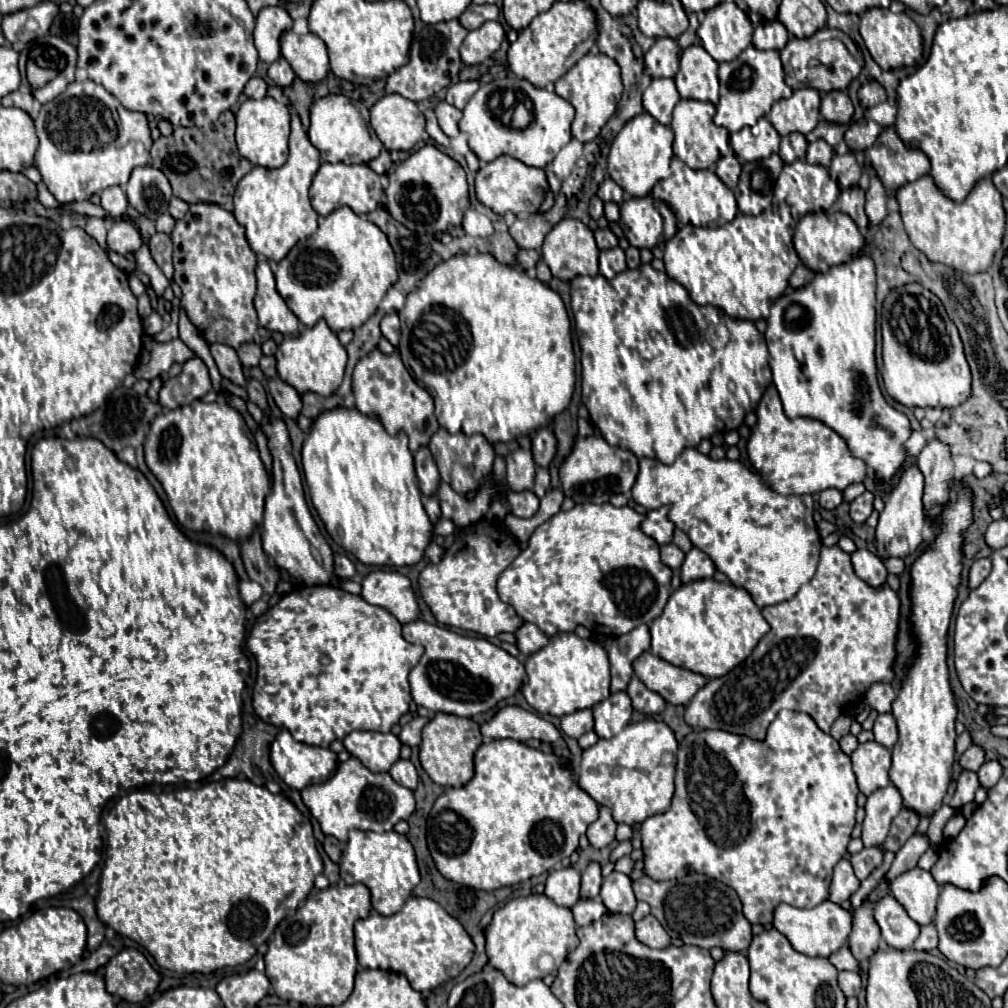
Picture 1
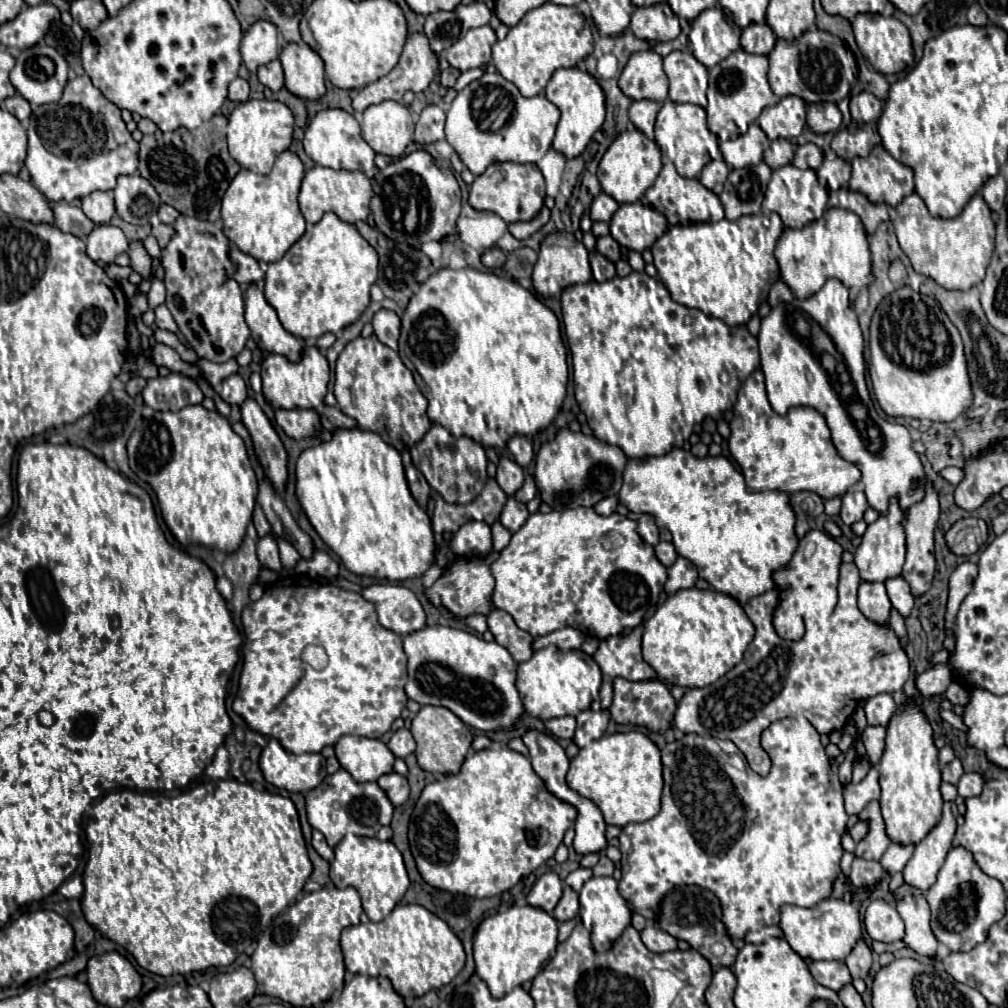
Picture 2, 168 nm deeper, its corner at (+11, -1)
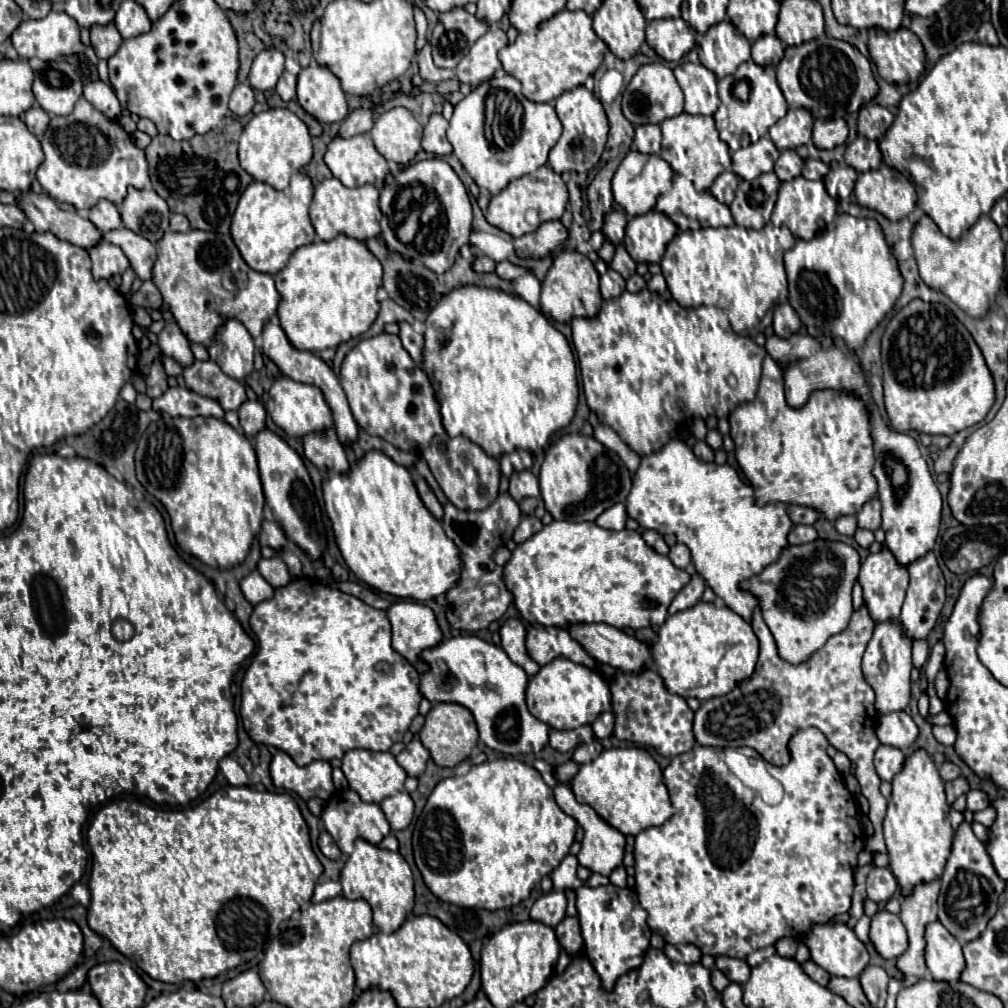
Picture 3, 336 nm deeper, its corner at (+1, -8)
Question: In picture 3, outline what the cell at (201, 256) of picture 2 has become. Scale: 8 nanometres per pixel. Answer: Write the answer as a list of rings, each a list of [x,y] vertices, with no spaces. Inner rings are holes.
[[[226,321],[214,343],[208,347],[208,353],[232,379],[242,381],[254,369],[254,339],[240,321]]]

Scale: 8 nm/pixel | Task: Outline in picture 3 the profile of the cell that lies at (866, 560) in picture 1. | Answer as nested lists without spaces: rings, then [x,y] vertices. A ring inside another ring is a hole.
[[[898,621],[896,623],[878,623],[874,627],[874,635],[866,647],[862,657],[862,673],[866,683],[876,693],[876,709],[878,713],[904,711],[910,703],[910,671],[912,671],[912,641],[904,639]]]

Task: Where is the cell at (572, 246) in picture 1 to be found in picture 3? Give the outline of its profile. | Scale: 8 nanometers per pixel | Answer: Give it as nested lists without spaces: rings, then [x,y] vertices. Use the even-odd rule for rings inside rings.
[[[562,251],[548,269],[546,279],[542,281],[542,297],[540,307],[544,315],[558,323],[570,323],[574,317],[592,319],[600,311],[602,297],[598,289],[598,271],[594,269],[592,261],[578,253],[578,251]]]

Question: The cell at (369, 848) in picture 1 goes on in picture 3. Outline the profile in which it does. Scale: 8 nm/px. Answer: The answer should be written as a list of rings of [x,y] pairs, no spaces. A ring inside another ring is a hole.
[[[364,839],[354,843],[354,853],[344,863],[340,873],[340,885],[346,899],[364,899],[374,911],[374,925],[382,933],[394,933],[404,923],[406,915],[414,907],[414,883],[412,871],[400,853],[384,851]]]

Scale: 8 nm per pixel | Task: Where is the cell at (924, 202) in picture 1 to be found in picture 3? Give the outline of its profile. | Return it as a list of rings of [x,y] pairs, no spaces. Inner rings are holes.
[[[924,215],[914,227],[912,247],[914,257],[918,261],[920,277],[928,287],[932,287],[934,291],[942,291],[962,311],[966,311],[976,319],[988,313],[1002,283],[1004,249],[1006,249],[1000,237],[1000,229],[996,227],[996,223],[992,223],[988,215],[982,215],[960,241],[944,237],[936,227],[936,223],[928,215]]]

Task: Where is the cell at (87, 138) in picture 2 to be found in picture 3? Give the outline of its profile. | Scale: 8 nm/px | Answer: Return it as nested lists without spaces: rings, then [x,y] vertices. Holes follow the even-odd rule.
[[[84,97],[78,99],[72,115],[66,117],[54,117],[50,121],[48,131],[44,133],[42,139],[42,149],[44,149],[44,163],[36,171],[36,179],[42,185],[42,189],[58,203],[70,203],[76,209],[90,209],[94,207],[100,199],[108,199],[114,205],[122,203],[126,197],[128,187],[134,189],[146,189],[150,185],[148,177],[148,161],[142,149],[138,149],[130,135],[116,123],[104,117],[100,111],[96,111]]]

